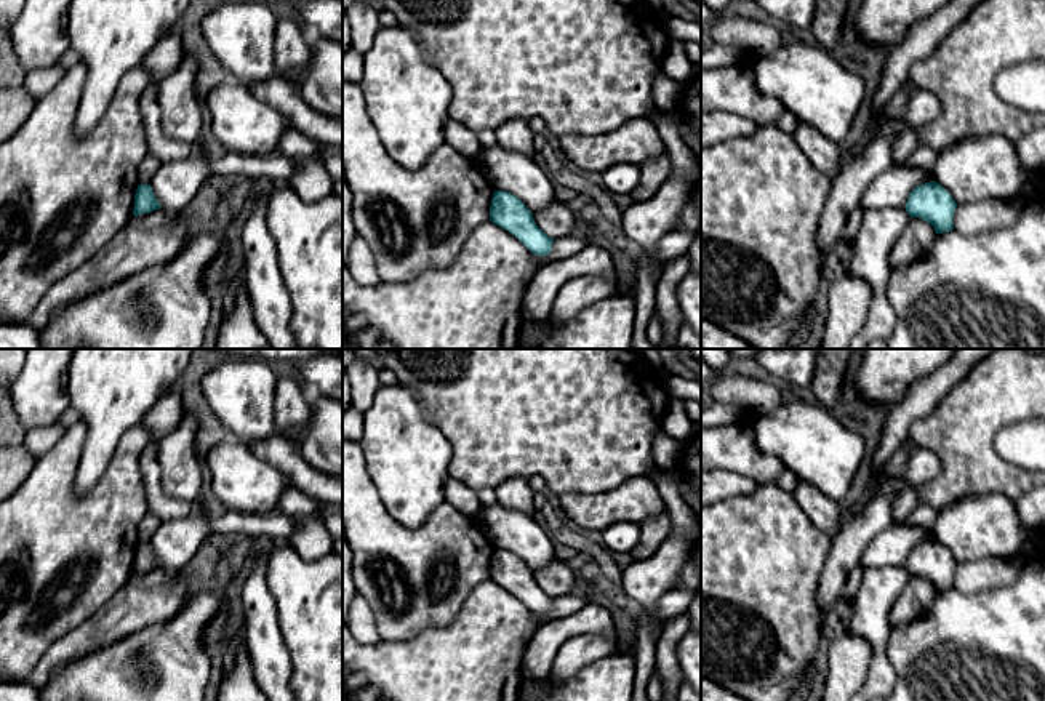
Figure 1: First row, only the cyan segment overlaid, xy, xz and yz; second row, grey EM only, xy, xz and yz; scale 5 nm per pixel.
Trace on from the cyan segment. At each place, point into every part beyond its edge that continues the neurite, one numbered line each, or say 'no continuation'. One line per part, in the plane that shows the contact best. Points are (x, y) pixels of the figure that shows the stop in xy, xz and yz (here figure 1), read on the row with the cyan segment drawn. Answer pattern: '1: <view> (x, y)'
no continuation

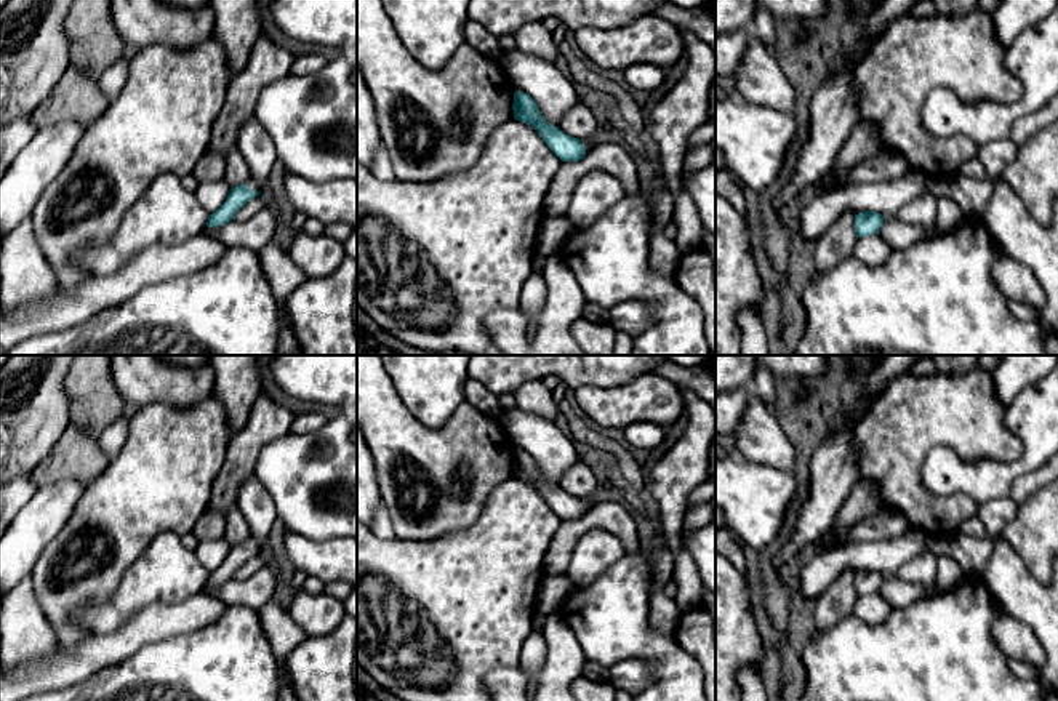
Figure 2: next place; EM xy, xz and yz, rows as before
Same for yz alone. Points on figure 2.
no continuation

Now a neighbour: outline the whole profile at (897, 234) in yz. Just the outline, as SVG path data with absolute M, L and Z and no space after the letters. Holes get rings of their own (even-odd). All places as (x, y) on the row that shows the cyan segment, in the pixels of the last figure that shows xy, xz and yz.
M895 214L884 219L879 235L892 250L906 250L930 238L925 227L900 221Z

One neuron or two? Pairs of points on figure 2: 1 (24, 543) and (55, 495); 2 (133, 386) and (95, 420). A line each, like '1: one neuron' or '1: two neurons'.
1: one neuron
2: two neurons

